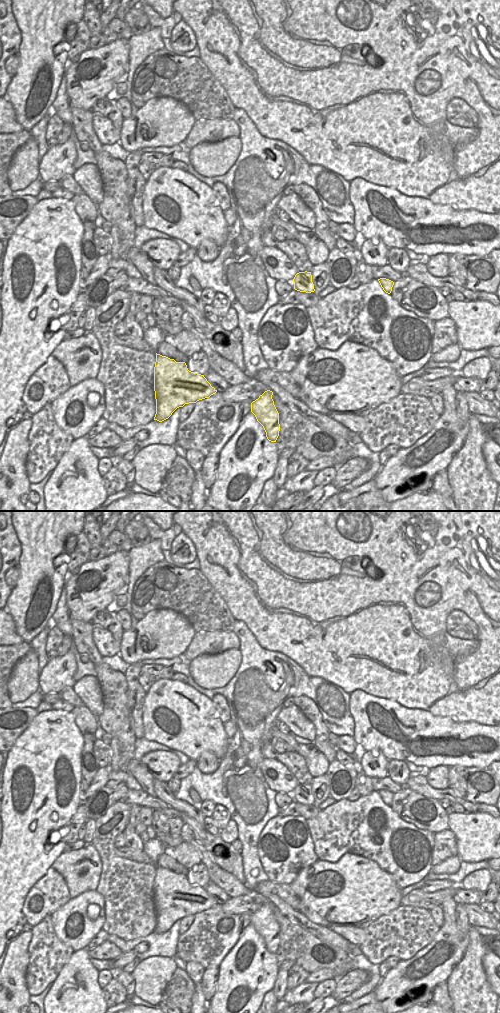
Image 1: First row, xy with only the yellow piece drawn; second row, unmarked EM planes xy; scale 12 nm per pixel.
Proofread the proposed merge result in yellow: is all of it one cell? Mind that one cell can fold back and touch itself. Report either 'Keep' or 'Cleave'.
Keep

